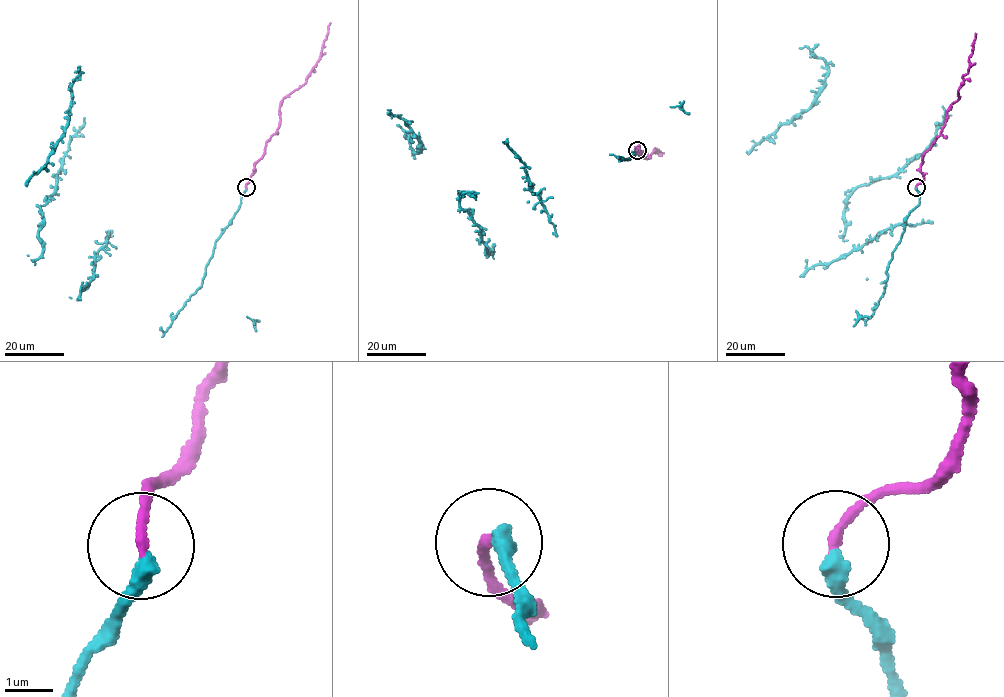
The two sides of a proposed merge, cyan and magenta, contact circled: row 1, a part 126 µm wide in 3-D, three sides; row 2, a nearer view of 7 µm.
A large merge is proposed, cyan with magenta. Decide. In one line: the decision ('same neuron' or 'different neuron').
same neuron

